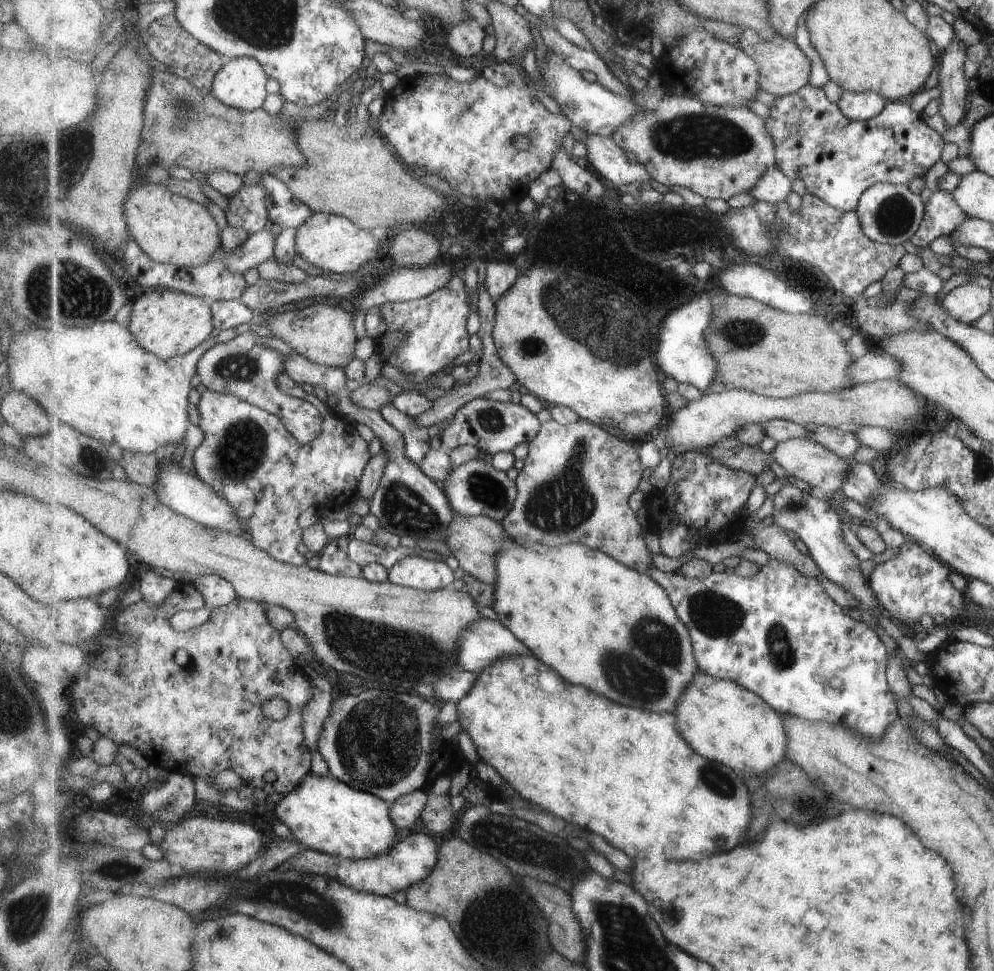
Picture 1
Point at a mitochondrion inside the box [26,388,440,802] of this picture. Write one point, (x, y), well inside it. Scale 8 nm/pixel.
(378, 744)

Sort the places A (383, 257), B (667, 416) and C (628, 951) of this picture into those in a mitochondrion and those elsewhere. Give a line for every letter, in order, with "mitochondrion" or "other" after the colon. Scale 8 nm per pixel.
A: other
B: other
C: mitochondrion

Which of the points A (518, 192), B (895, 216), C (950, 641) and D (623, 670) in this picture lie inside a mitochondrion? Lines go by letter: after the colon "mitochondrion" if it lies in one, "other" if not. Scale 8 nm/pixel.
A: other
B: mitochondrion
C: other
D: mitochondrion

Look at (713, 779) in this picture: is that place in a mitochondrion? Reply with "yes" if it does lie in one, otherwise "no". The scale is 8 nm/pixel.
yes

